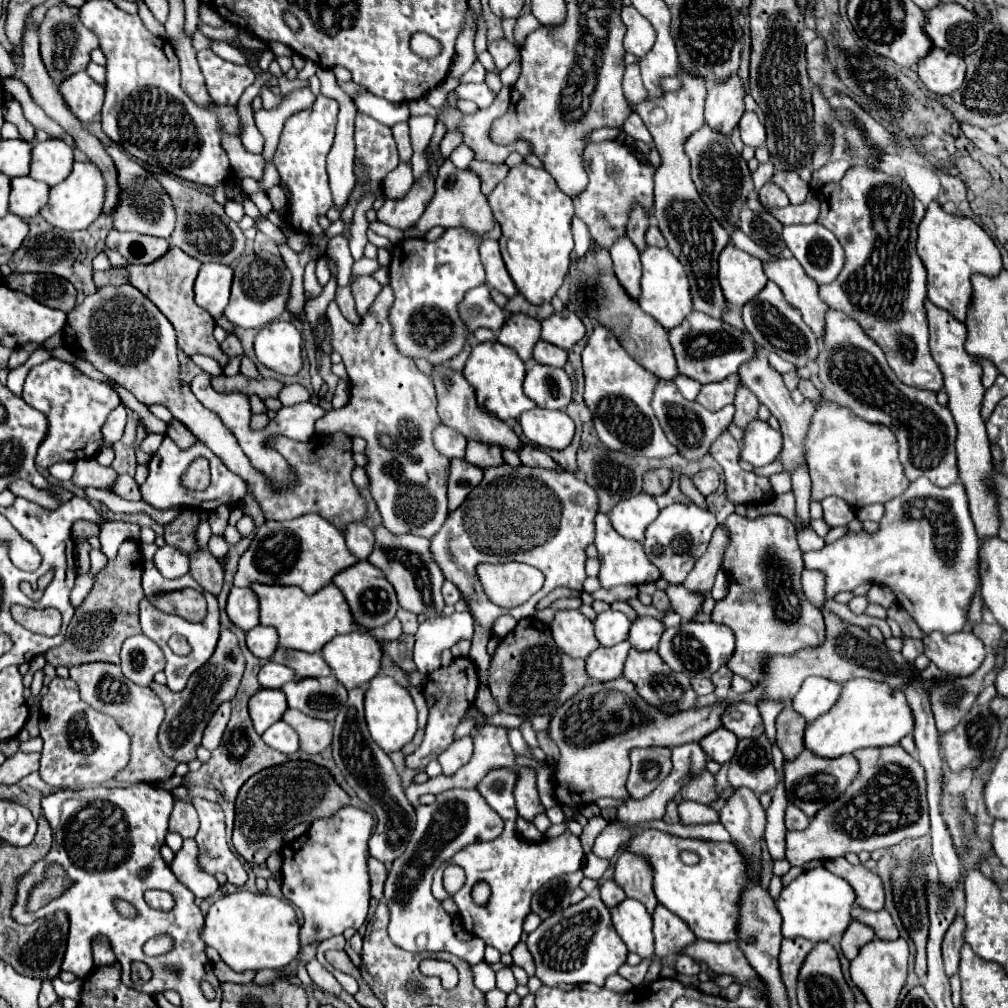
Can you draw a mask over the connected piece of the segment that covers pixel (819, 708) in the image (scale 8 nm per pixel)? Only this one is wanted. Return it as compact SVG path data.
M808 678L804 680L798 694L792 698L792 708L796 714L804 716L806 722L816 720L826 714L840 696L842 686L826 678Z

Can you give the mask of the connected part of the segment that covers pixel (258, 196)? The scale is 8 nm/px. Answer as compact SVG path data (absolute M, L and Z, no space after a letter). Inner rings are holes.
M257 192L250 196L262 215L267 215L273 208L265 192Z

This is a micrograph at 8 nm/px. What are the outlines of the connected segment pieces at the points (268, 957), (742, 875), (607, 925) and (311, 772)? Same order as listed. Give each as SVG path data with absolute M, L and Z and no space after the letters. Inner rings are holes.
M240 890L218 898L206 918L200 932L206 946L218 950L222 962L226 962L236 972L262 970L262 968L282 968L288 966L300 952L298 942L298 918L290 904L274 898L270 894L254 894Z
M644 830L626 846L640 858L646 858L654 876L654 894L658 904L680 916L700 940L732 942L736 940L738 898L746 884L746 866L730 842L698 842L684 840L662 830ZM682 850L694 850L700 856L696 866L686 866L680 860Z
M586 896L582 902L568 906L564 912L556 912L556 916L550 916L544 920L526 940L528 950L536 962L536 978L542 980L546 986L558 986L558 984L582 984L592 982L602 986L604 980L610 974L616 974L618 968L626 962L626 944L612 928L612 916L610 908L598 898L598 896Z
M290 760L266 768L264 772L248 778L238 792L232 836L234 848L242 858L246 858L246 862L264 864L270 852L280 850L284 832L292 830L300 822L332 818L340 808L348 804L350 796L324 766L304 760Z

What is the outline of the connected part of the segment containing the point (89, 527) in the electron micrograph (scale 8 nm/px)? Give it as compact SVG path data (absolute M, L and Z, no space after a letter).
M78 520L76 524L72 526L72 538L78 543L82 541L82 538L90 538L90 536L99 536L100 526L94 524L94 522L86 522L86 520Z

